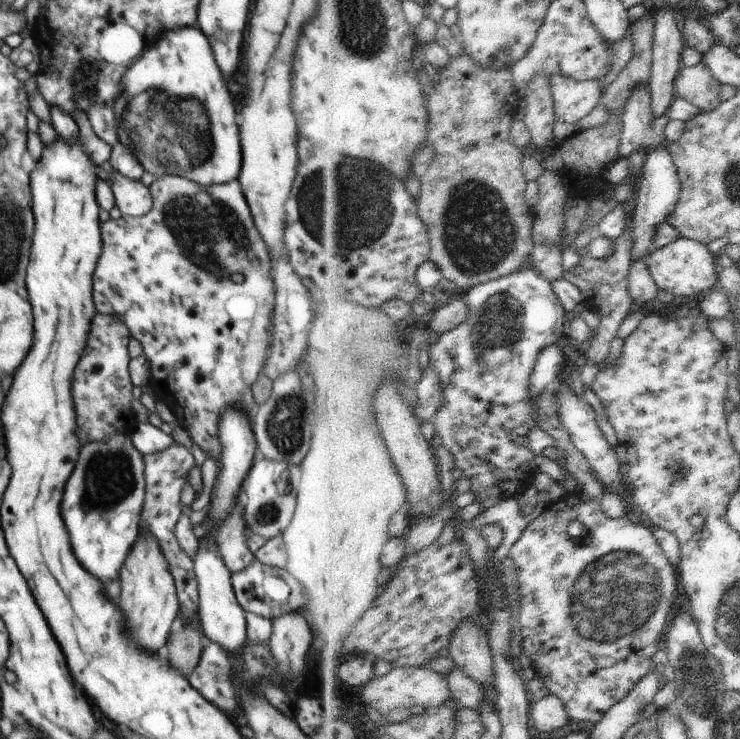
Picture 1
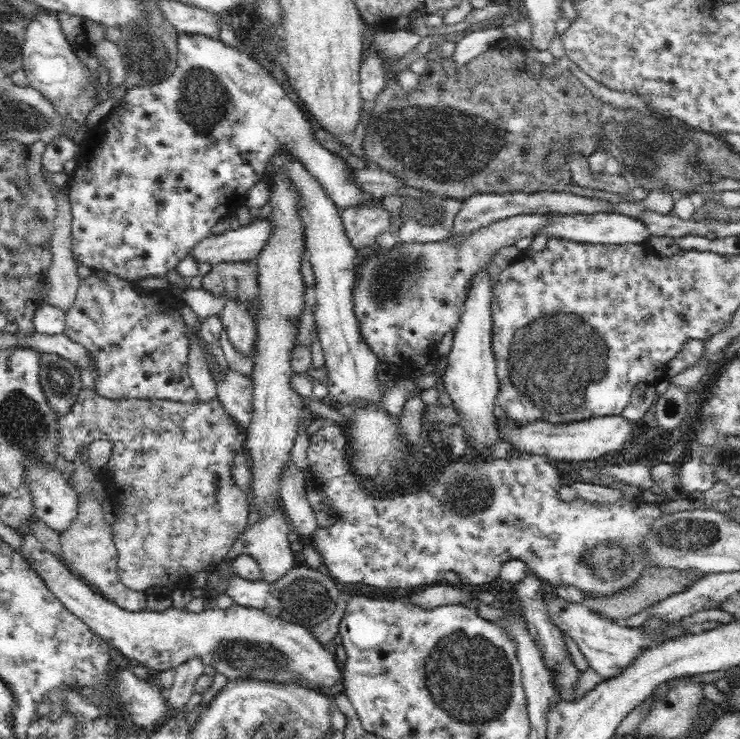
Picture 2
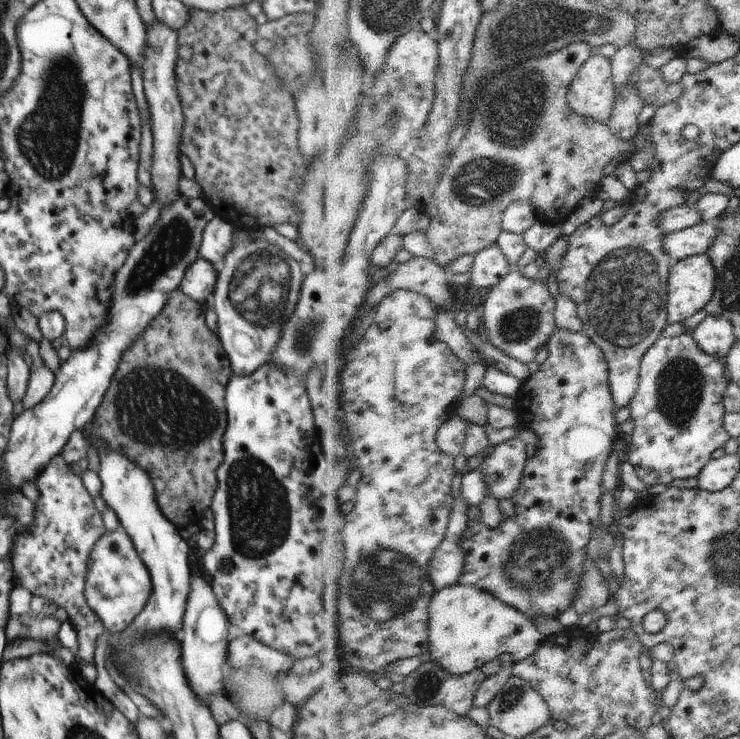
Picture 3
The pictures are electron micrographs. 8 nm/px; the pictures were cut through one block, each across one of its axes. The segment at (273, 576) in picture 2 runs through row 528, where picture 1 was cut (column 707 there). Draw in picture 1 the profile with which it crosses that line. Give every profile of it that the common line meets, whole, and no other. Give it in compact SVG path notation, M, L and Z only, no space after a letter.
M684 236L664 248L658 248L649 260L652 276L658 286L674 296L694 296L704 290L713 289L721 277L716 269L718 263L718 255L712 254L707 244Z

